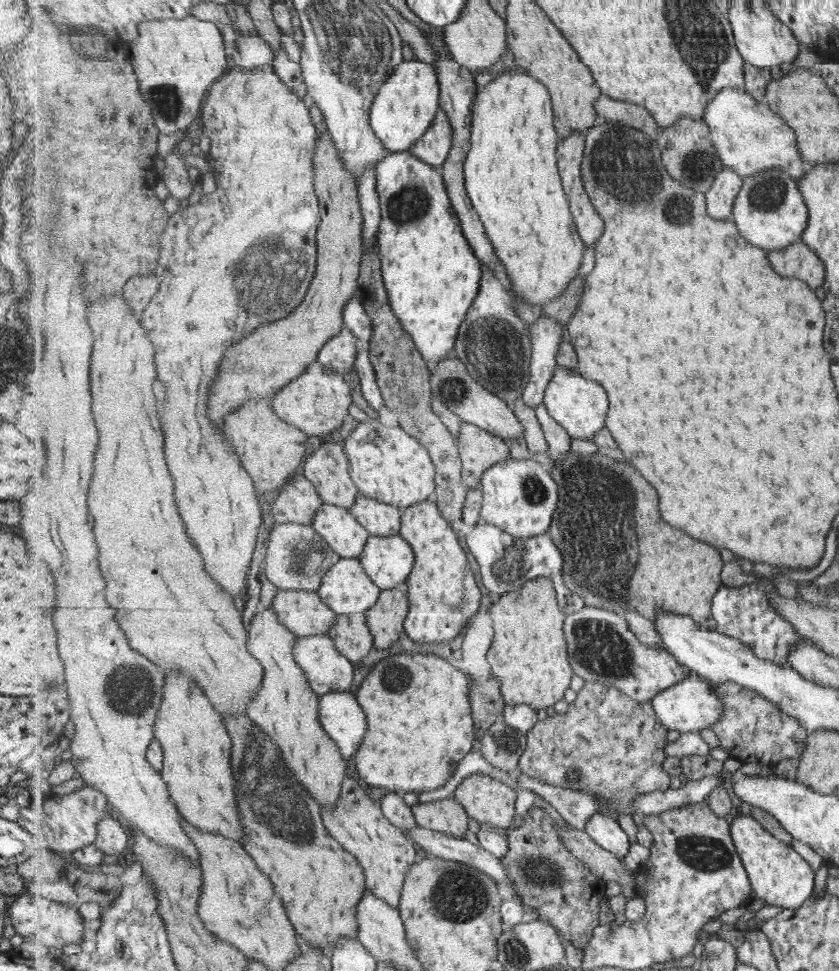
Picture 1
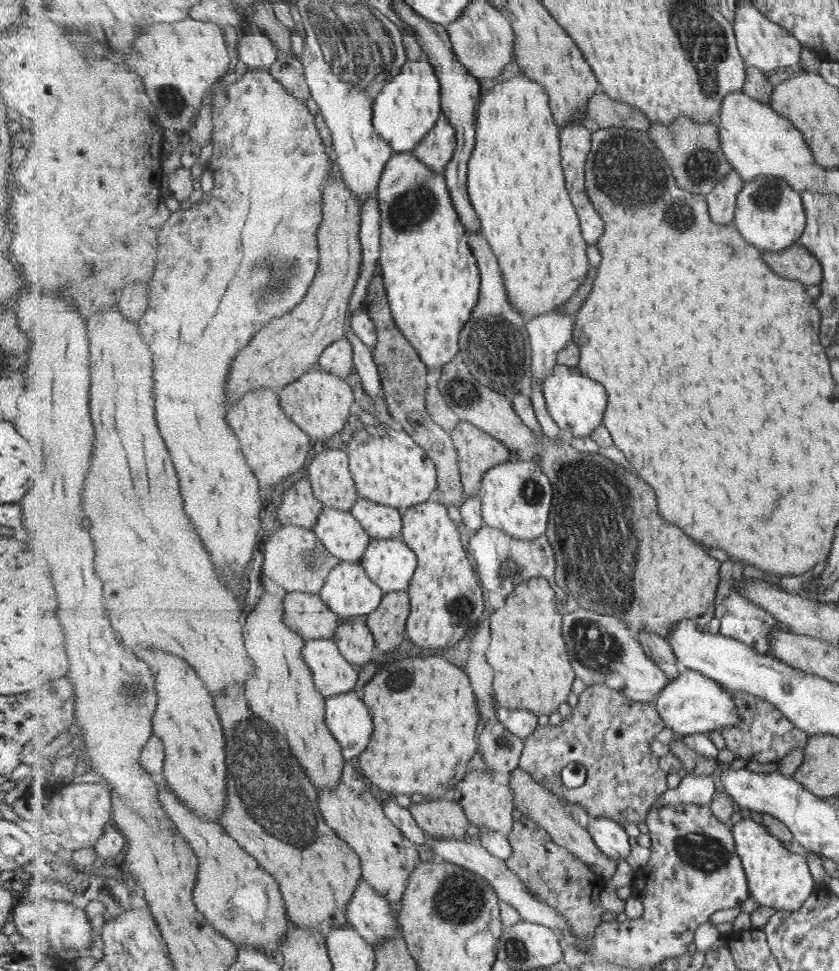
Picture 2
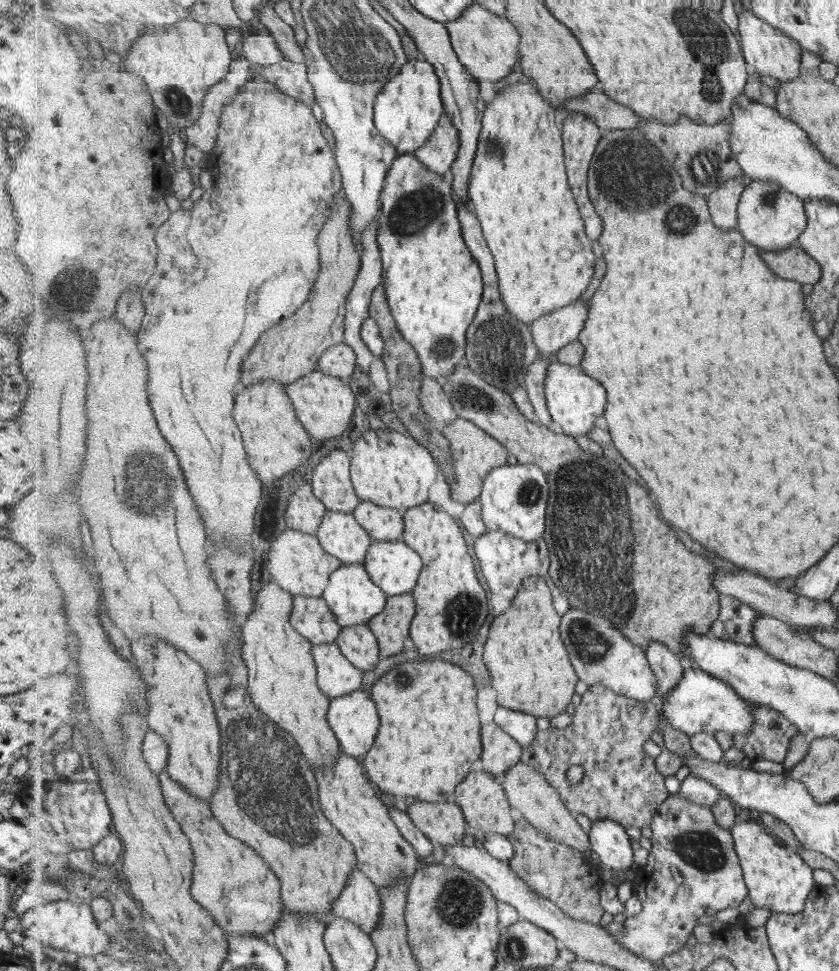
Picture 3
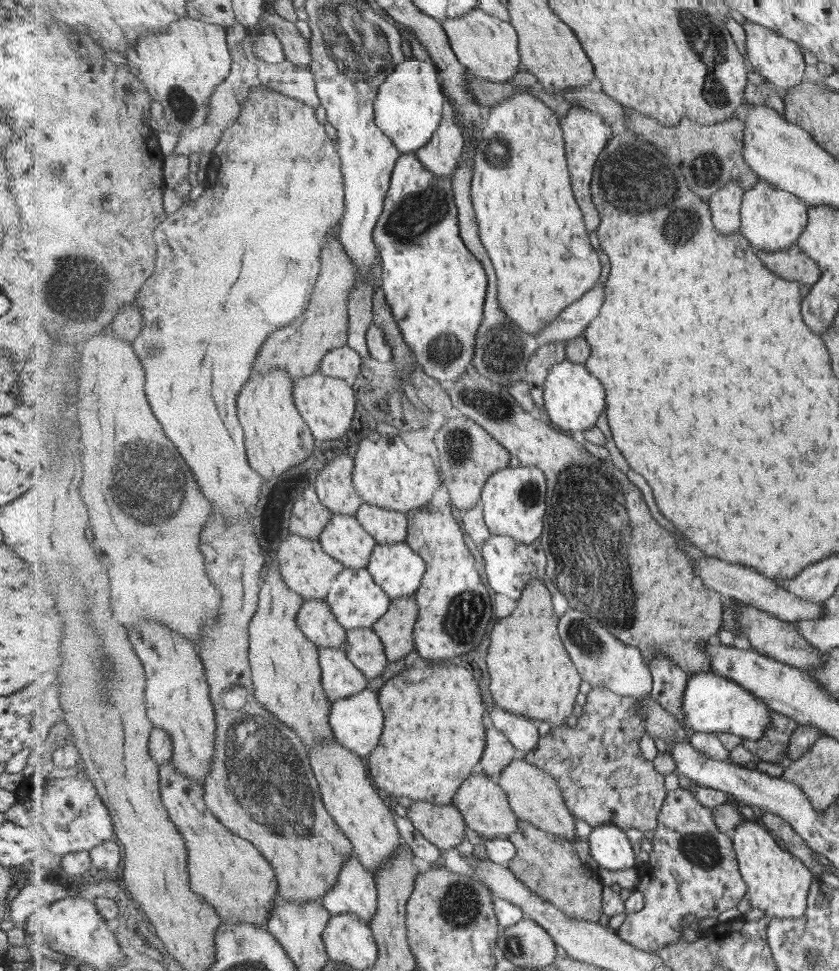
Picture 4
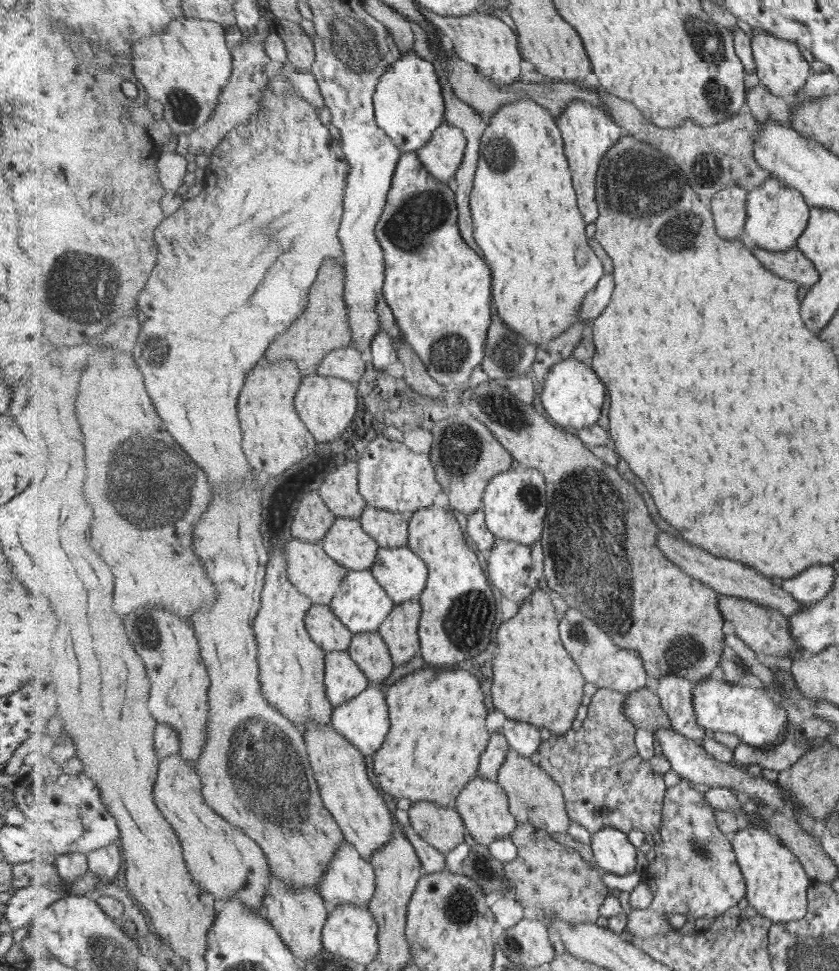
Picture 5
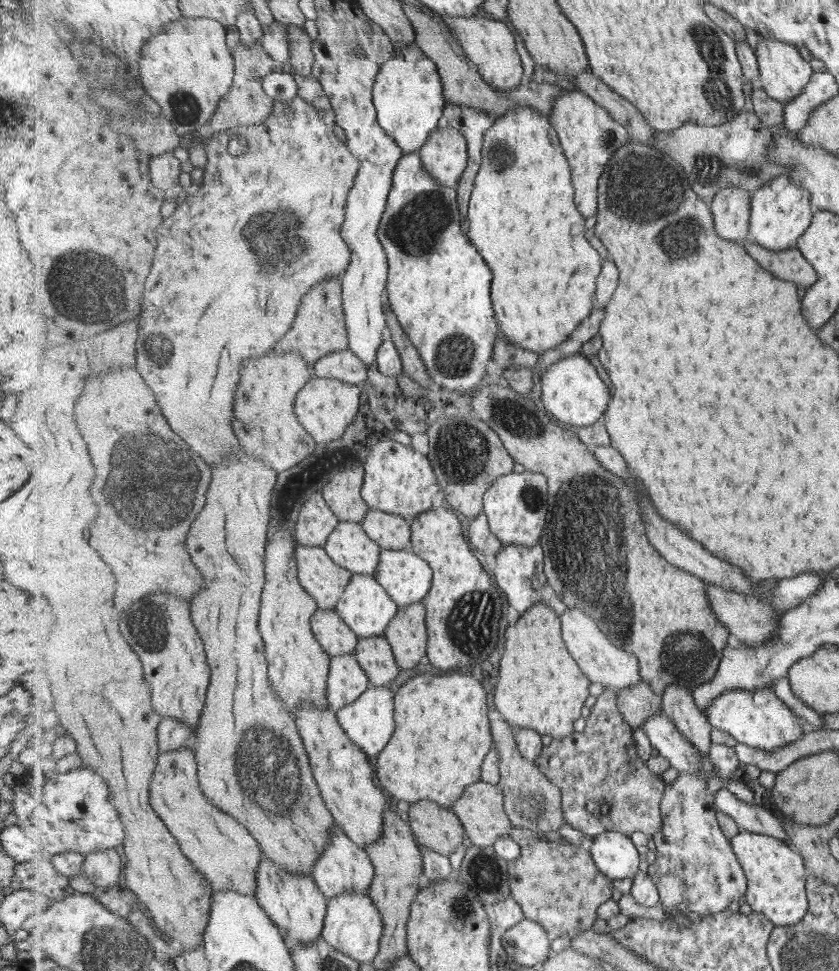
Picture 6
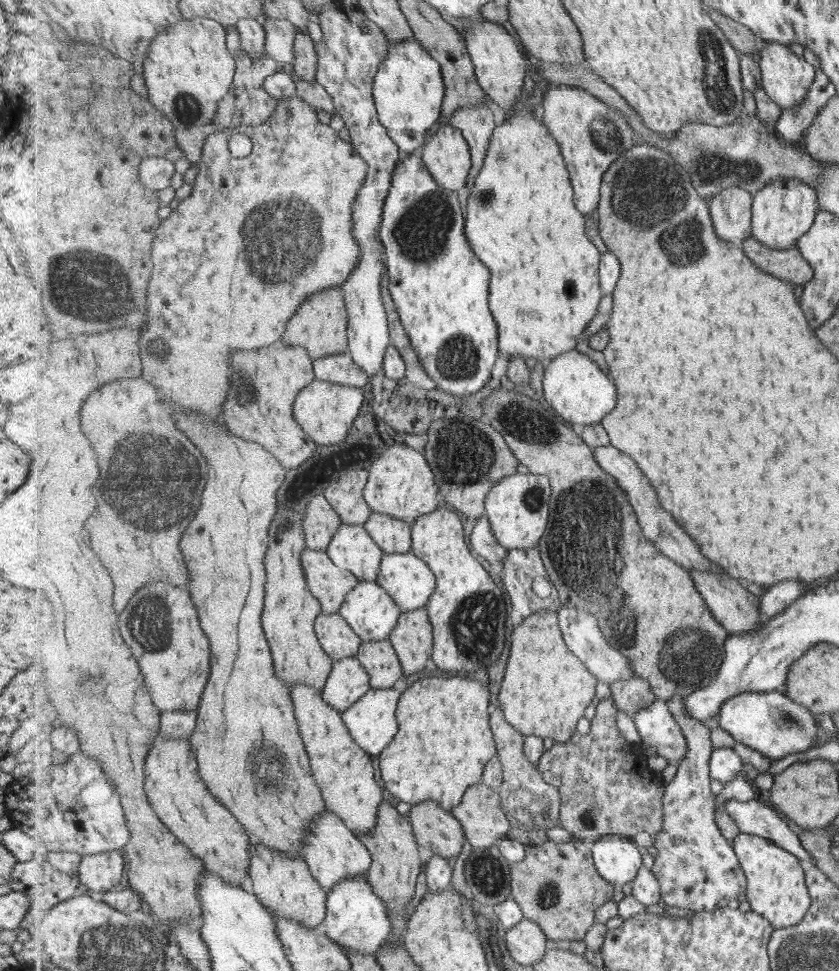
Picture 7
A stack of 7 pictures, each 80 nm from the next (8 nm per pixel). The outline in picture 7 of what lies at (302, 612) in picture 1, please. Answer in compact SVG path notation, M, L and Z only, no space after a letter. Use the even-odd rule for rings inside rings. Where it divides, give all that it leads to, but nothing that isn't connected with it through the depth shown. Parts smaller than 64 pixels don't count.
M338 613L317 618L316 633L325 652L334 661L357 657L362 647L362 638Z

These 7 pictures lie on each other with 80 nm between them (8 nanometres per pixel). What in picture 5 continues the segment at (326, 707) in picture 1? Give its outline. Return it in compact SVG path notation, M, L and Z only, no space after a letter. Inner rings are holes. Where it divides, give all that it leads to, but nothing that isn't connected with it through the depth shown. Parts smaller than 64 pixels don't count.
M375 684L368 686L360 695L349 702L336 706L332 716L332 725L345 738L348 738L364 756L373 756L384 746L385 738L389 734L389 705L385 700L385 692Z

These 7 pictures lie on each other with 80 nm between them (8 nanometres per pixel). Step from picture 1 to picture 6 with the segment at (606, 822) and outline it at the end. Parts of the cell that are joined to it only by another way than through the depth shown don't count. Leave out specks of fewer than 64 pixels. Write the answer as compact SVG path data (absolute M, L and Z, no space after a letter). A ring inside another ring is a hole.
M607 831L591 838L591 855L600 868L611 880L635 878L639 872L639 854L631 838L625 833Z

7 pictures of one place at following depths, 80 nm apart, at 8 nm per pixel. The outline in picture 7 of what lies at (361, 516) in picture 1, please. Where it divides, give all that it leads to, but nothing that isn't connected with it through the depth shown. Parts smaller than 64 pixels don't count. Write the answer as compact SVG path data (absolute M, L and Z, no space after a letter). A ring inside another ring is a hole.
M374 512L364 526L384 553L409 554L413 548L412 525L412 522Z

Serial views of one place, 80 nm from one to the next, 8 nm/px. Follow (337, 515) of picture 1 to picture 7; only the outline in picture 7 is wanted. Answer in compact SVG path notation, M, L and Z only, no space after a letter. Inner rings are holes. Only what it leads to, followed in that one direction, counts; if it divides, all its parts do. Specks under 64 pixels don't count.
M342 524L334 536L327 552L329 557L337 566L351 571L359 581L373 582L378 579L381 570L381 563L384 559L384 550L377 542L373 541L369 531L364 525Z

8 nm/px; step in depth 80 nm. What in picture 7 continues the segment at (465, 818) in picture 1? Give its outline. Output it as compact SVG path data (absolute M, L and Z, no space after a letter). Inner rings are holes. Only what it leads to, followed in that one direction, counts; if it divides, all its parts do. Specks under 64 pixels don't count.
M427 801L413 805L409 812L414 836L422 851L453 858L465 846L466 834L460 820L438 802Z

